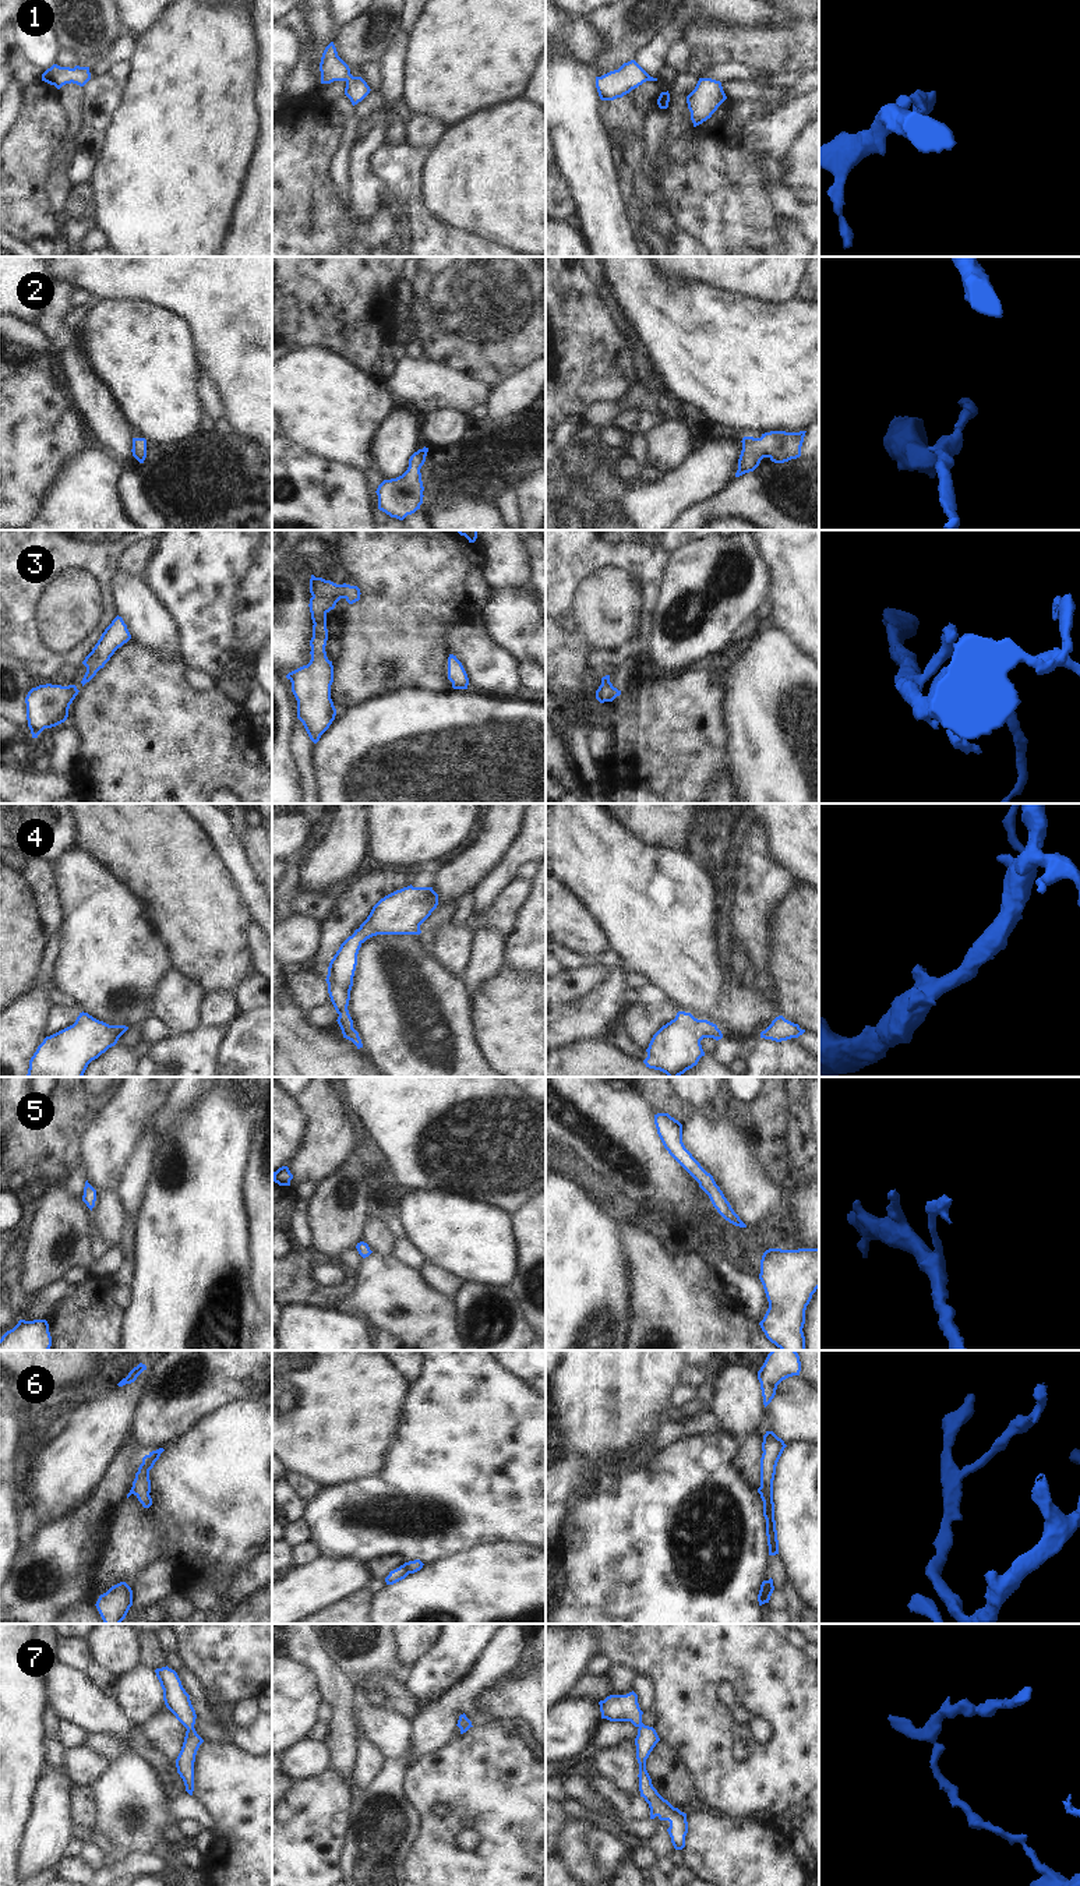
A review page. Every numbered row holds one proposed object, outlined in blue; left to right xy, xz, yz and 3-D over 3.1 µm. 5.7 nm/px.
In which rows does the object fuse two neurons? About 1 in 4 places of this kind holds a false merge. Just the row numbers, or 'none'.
6

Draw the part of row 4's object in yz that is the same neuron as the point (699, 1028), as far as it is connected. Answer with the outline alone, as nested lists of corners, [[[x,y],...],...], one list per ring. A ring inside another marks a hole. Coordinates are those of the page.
[[[678,1011],[675,1018],[663,1025],[646,1049],[646,1067],[660,1070],[668,1077],[680,1077],[705,1056],[700,1041],[723,1038],[716,1024],[698,1020],[691,1013]]]

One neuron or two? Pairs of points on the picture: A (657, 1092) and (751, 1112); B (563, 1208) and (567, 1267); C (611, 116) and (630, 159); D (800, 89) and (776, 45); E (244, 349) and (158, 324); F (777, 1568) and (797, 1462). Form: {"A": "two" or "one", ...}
{"A": "one", "B": "one", "C": "one", "D": "two", "E": "two", "F": "two"}

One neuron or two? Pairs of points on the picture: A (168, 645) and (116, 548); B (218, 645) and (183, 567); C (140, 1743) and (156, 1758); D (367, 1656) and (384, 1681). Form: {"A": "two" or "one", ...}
{"A": "two", "B": "one", "C": "one", "D": "two"}

